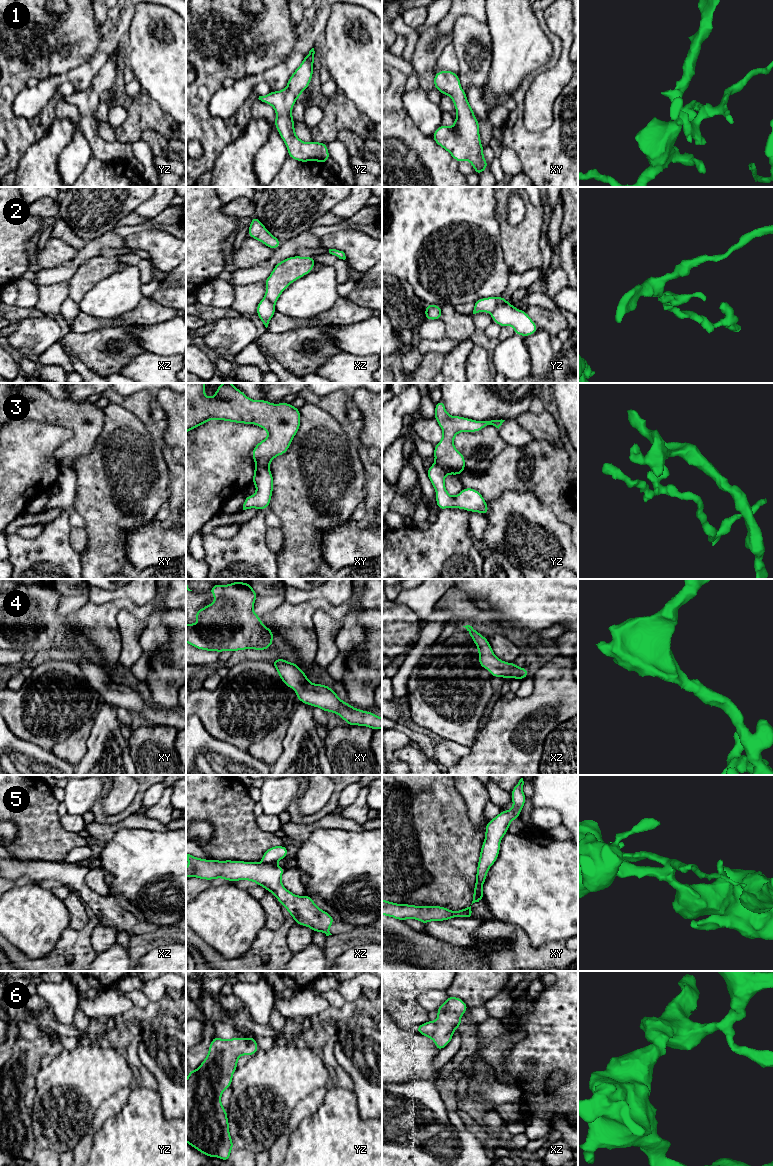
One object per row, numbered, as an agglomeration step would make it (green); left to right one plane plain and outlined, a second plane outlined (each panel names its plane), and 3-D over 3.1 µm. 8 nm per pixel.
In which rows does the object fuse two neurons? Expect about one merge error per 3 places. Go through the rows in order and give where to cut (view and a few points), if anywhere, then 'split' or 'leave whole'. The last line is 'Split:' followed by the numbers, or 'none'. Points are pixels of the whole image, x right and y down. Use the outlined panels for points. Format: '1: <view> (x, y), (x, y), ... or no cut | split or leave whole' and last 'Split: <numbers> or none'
1: no cut | leave whole
2: yz (506, 302), (498, 305), (491, 314) | split
3: yz (435, 461), (446, 474) | split
4: no cut | leave whole
5: xz (262, 862), (273, 864) | split
6: no cut | leave whole
Split: 2, 3, 5

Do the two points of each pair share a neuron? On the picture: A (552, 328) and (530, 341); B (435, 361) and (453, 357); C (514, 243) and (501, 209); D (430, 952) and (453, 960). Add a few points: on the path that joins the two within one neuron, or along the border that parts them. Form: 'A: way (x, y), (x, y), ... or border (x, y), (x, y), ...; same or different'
A: border (539, 327), (551, 336); different
B: border (445, 355), (440, 372); different
C: way (511, 235), (505, 229), (502, 217); same
D: way (436, 954), (447, 959); same

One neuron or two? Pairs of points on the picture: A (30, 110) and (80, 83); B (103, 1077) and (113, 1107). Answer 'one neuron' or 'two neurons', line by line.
A: one neuron
B: two neurons

